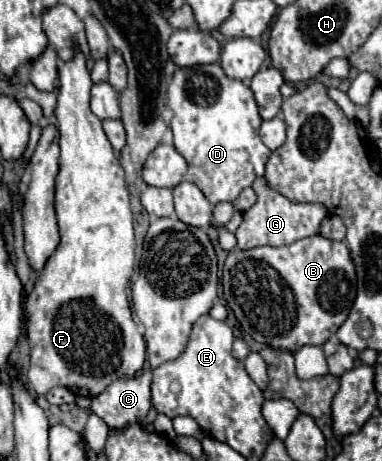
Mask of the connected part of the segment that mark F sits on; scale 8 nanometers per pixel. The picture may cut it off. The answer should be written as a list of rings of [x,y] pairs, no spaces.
[[[76,49],[74,57],[66,63],[62,63],[62,67],[58,69],[58,81],[60,81],[60,89],[58,89],[58,103],[56,103],[56,119],[58,125],[56,129],[60,131],[60,171],[56,175],[56,217],[58,217],[58,227],[60,227],[60,245],[58,249],[52,253],[52,257],[48,259],[44,271],[40,273],[38,281],[34,283],[34,291],[30,293],[28,301],[26,301],[26,317],[28,317],[28,343],[30,343],[30,371],[28,371],[28,381],[34,387],[34,391],[38,395],[46,395],[50,389],[54,387],[68,387],[74,395],[84,395],[84,397],[94,397],[98,393],[102,393],[114,379],[118,379],[120,375],[136,375],[146,359],[146,343],[134,323],[132,317],[132,309],[128,303],[128,295],[126,295],[126,287],[128,281],[134,273],[137,259],[135,254],[136,241],[134,241],[134,227],[132,227],[132,211],[130,211],[130,195],[128,189],[124,185],[124,169],[120,167],[118,157],[114,155],[110,141],[106,139],[106,133],[102,129],[102,121],[90,111],[90,89],[92,89],[92,79],[90,79],[90,71],[86,67],[86,55]]]

